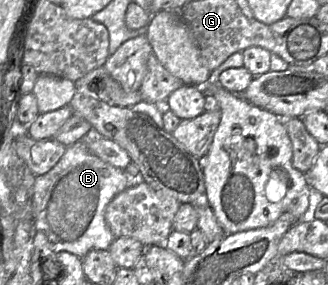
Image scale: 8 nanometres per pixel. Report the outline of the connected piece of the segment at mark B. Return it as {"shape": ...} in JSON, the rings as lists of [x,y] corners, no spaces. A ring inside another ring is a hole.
{"shape":[[[78,141],[70,146],[67,146],[63,156],[49,172],[44,175],[36,176],[33,186],[33,220],[35,227],[37,231],[42,231],[47,236],[49,247],[55,253],[67,251],[82,259],[91,250],[107,250],[110,244],[115,239],[115,236],[112,234],[105,220],[106,206],[117,194],[129,187],[135,187],[141,184],[142,182],[144,182],[144,178],[141,172],[139,172],[135,176],[131,176],[126,172],[126,169],[122,170],[102,161],[99,157],[95,156],[88,150],[87,146],[83,141]]]}

